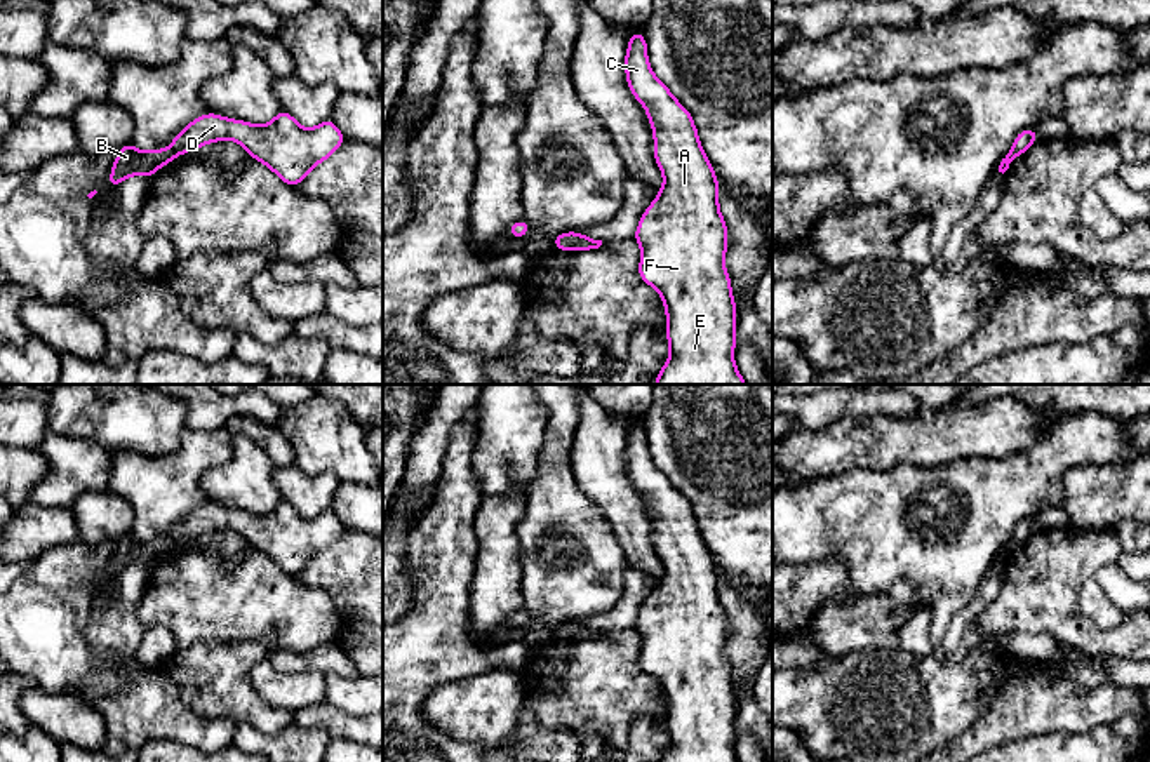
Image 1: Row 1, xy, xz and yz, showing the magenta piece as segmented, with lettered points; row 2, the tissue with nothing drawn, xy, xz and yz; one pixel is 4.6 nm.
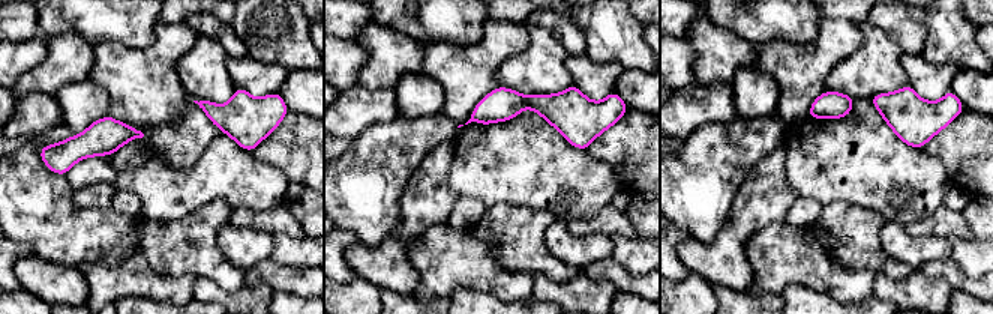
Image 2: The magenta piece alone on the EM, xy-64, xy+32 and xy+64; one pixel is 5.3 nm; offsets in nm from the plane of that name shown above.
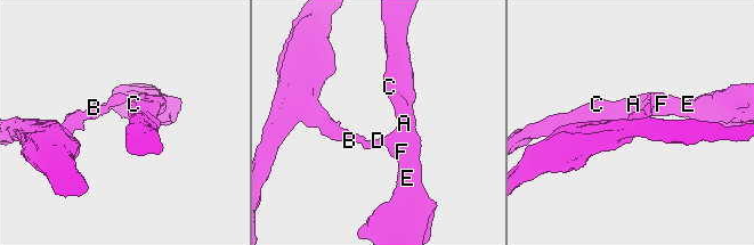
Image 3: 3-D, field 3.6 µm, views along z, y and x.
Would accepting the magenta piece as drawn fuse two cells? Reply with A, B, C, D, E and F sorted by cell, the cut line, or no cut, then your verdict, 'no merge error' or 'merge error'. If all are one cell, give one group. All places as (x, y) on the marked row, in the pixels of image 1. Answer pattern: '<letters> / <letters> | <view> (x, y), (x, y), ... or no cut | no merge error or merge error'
A C D E F / B | xy (169, 148), (174, 155) | merge error

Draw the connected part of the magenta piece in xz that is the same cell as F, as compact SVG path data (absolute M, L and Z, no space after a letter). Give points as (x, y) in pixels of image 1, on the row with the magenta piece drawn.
M642 31L628 40L625 71L632 94L647 111L654 157L665 183L642 214L633 240L642 247L639 277L654 287L666 310L670 358L654 384L746 384L734 364L736 303L724 259L727 226L719 211L719 183L705 155L692 115L651 70Z

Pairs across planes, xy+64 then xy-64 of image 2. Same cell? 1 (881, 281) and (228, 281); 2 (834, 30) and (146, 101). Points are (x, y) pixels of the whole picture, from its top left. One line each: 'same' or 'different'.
1: different
2: same

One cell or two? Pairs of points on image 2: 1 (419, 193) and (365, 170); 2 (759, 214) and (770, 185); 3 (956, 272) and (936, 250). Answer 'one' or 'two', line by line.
1: two
2: one
3: two

